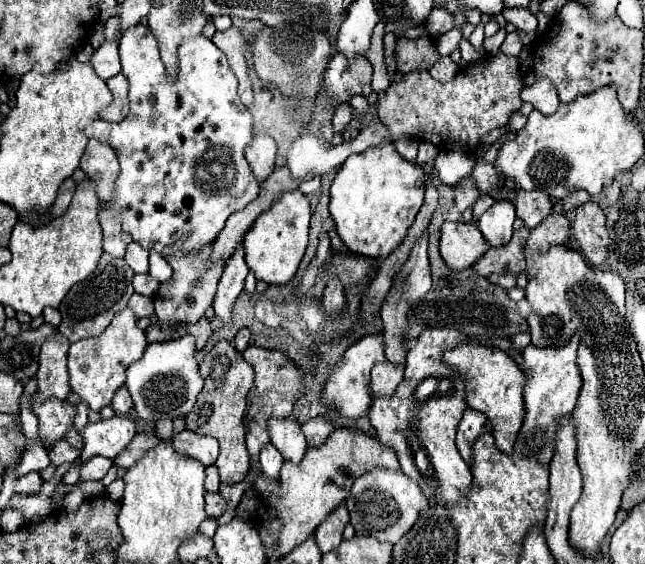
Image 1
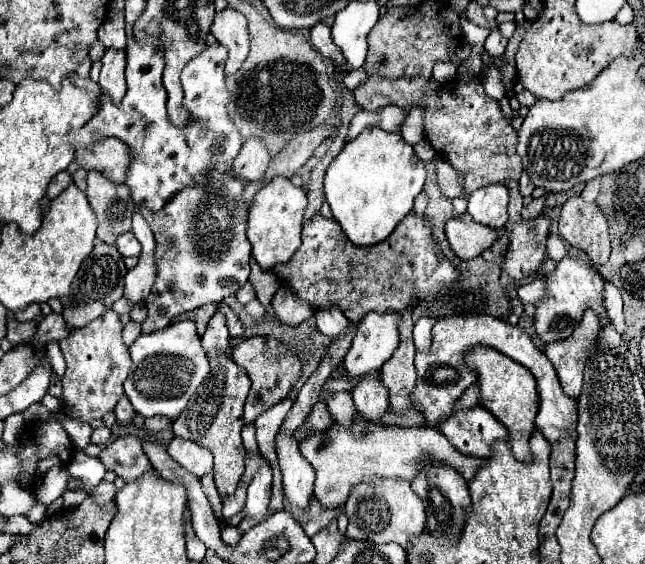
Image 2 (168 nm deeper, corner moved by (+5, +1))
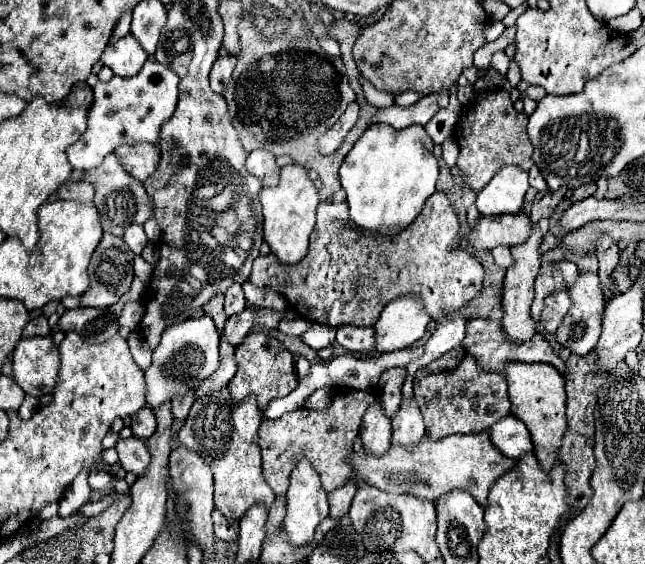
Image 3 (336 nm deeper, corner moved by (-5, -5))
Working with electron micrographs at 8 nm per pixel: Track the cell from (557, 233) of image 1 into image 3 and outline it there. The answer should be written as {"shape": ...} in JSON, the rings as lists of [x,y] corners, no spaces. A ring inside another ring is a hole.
{"shape":[[[534,222],[528,240],[512,248],[514,264],[508,268],[506,278],[504,278],[504,296],[502,296],[504,316],[502,316],[502,328],[508,334],[508,338],[512,338],[514,342],[524,342],[526,338],[532,338],[532,334],[536,334],[534,320],[530,316],[530,304],[532,304],[532,298],[534,298],[534,280],[536,280],[538,270],[540,270],[540,258],[542,258],[540,244],[542,244],[542,238],[544,238],[544,232]]]}

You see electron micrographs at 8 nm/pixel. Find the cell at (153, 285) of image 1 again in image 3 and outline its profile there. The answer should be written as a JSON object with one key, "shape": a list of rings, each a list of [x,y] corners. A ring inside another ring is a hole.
{"shape":[[[136,256],[134,258],[134,274],[142,280],[142,282],[148,282],[150,276],[152,276],[152,266],[148,262],[142,260],[142,256]]]}

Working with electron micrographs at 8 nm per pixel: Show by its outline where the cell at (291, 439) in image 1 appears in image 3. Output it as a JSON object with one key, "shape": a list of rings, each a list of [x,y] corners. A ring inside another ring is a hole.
{"shape":[[[300,458],[296,460],[296,466],[290,474],[290,488],[286,492],[286,518],[282,522],[282,528],[286,530],[292,544],[306,544],[308,540],[312,540],[316,526],[326,516],[328,516],[328,500],[326,500],[326,490],[320,482],[320,476],[316,474],[314,466],[306,458]]]}

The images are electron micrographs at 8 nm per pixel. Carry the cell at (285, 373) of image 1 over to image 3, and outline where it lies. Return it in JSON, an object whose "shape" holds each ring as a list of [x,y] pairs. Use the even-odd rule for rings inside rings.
{"shape":[[[260,332],[248,334],[244,338],[244,342],[236,348],[236,360],[238,360],[238,372],[228,384],[232,398],[236,402],[239,402],[240,398],[244,398],[244,396],[256,394],[258,408],[266,410],[266,406],[272,400],[288,396],[298,384],[298,374],[296,374],[296,364],[294,364],[292,354],[282,348],[280,340],[270,338],[266,334],[260,334]]]}

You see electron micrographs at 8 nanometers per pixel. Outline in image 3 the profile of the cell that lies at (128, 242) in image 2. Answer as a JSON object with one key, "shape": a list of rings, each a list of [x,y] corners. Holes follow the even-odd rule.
{"shape":[[[128,226],[128,230],[124,232],[124,242],[128,244],[128,248],[134,254],[140,254],[144,250],[144,246],[148,244],[148,238],[146,238],[142,226]]]}

